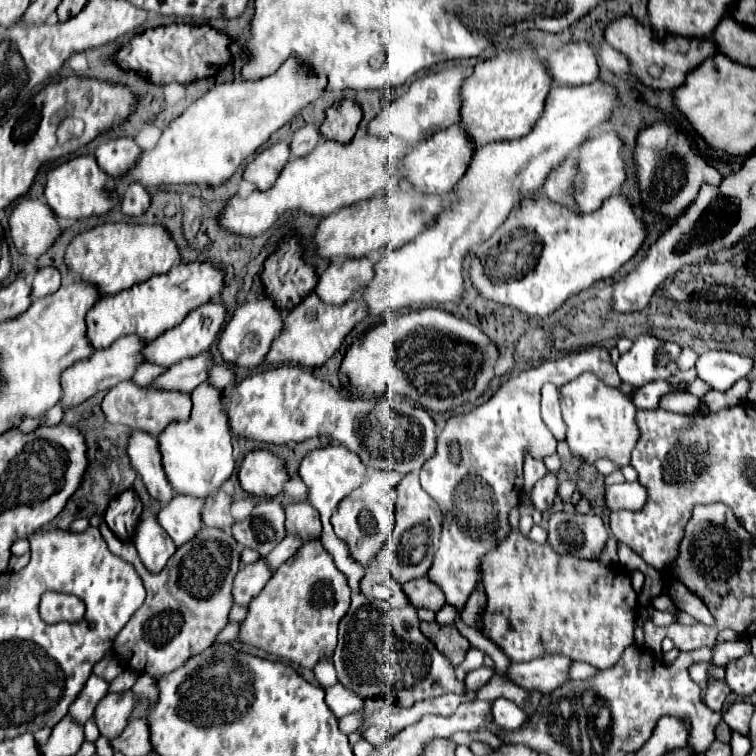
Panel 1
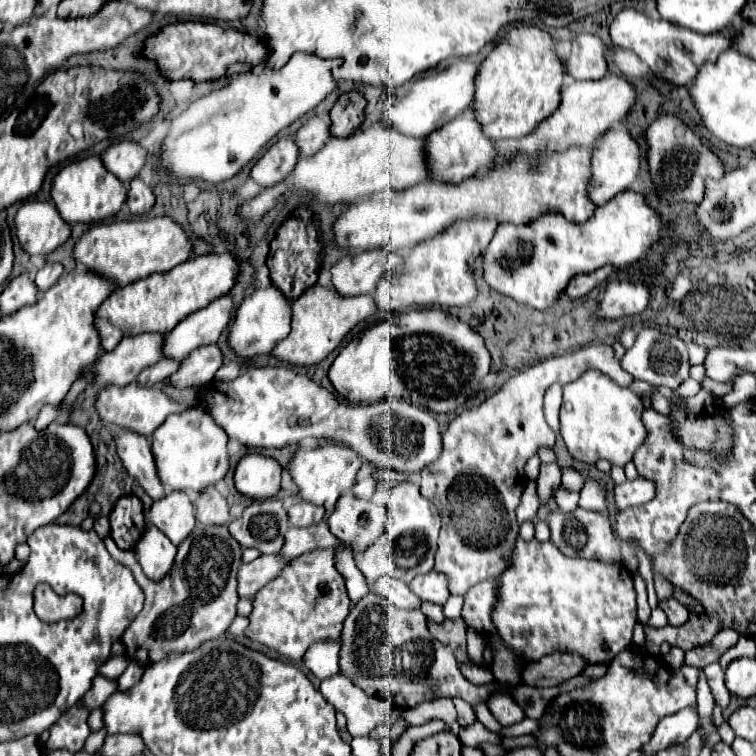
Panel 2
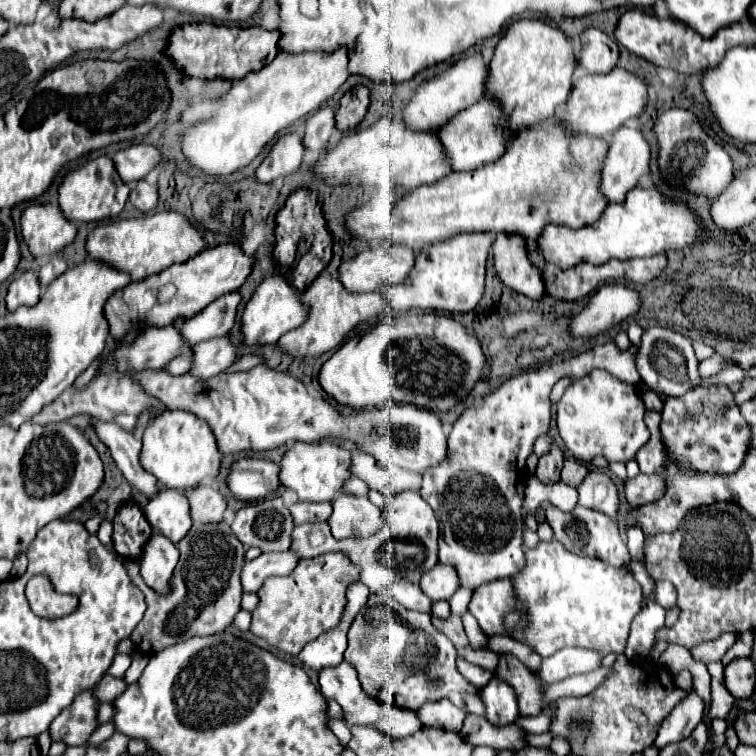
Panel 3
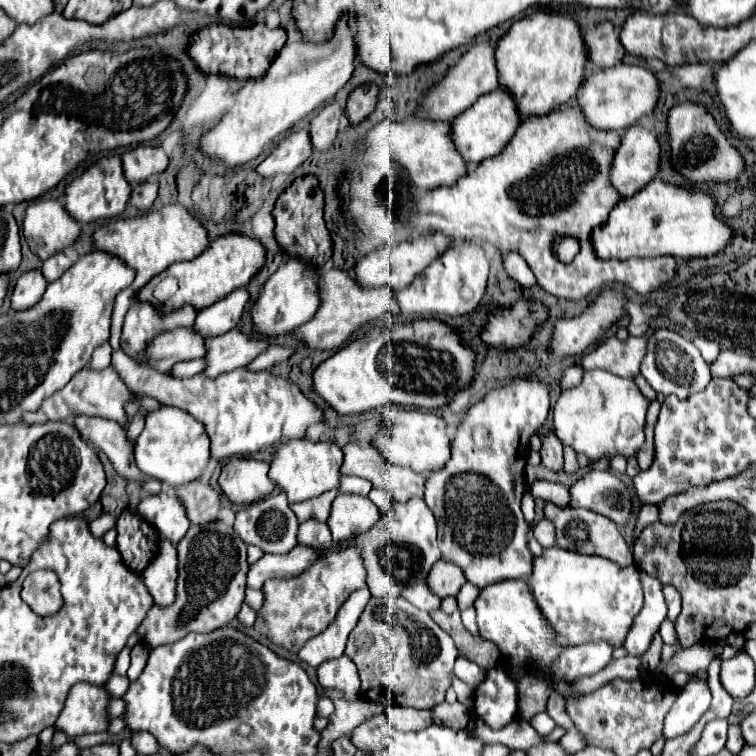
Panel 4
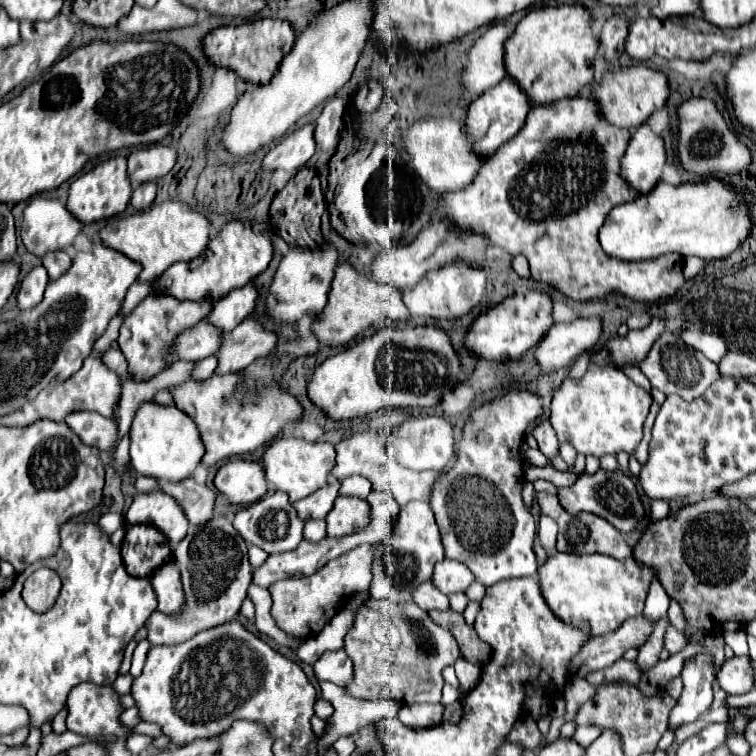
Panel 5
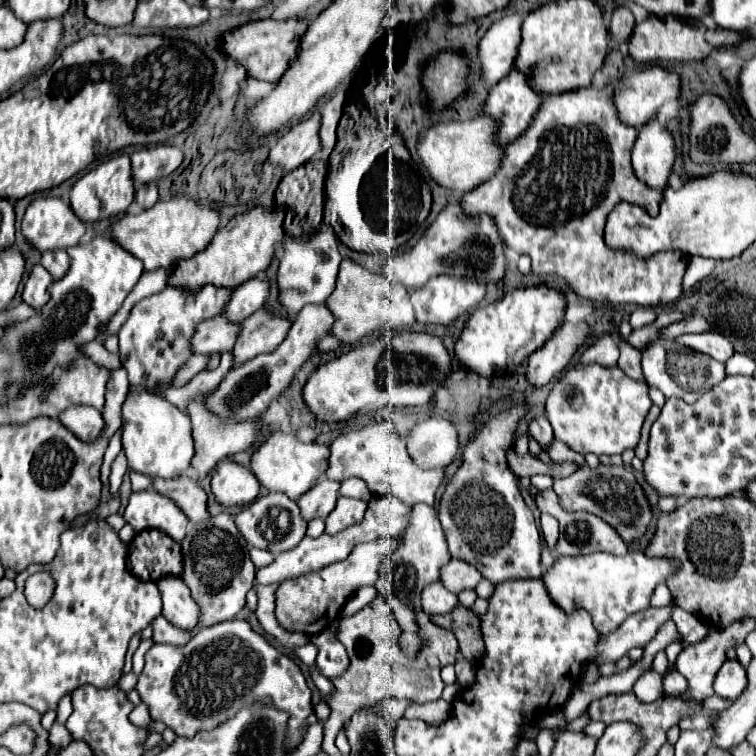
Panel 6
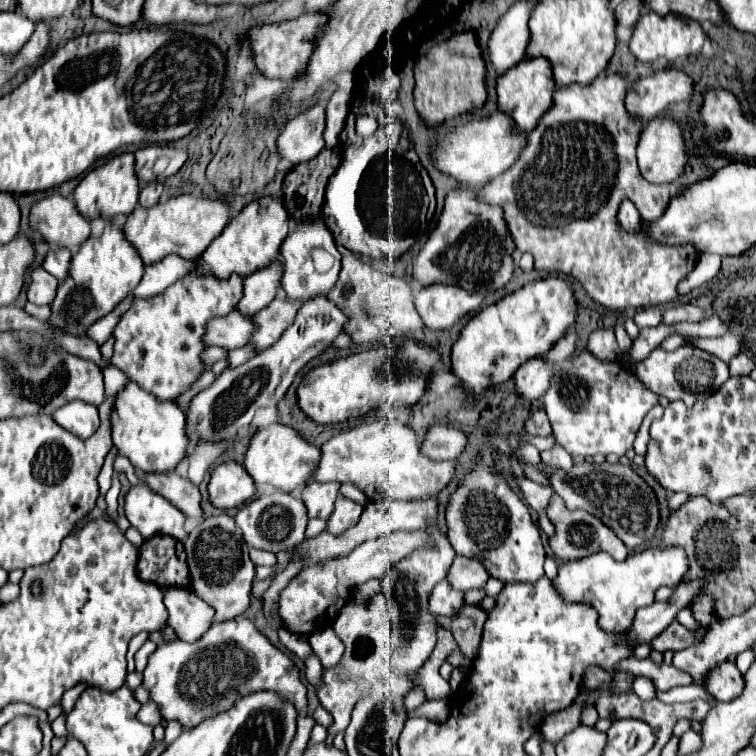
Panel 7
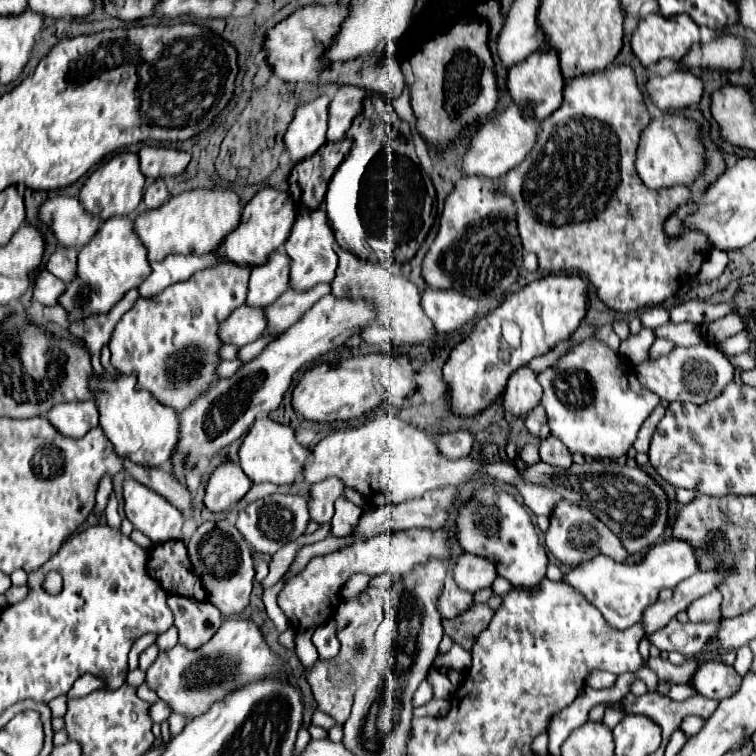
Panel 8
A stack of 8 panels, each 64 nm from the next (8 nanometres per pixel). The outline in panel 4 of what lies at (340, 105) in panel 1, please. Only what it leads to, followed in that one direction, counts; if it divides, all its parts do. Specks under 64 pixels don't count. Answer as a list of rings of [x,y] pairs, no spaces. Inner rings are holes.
[[[360,88],[356,90],[356,92],[352,92],[350,94],[350,98],[348,98],[348,102],[350,104],[346,104],[346,118],[348,118],[348,122],[354,126],[354,124],[358,124],[358,122],[362,122],[360,118],[356,118],[356,116],[368,116],[372,110],[374,110],[374,106],[376,106],[376,92],[378,92],[378,88],[372,88],[372,90],[364,90],[362,88],[362,96],[360,96]]]

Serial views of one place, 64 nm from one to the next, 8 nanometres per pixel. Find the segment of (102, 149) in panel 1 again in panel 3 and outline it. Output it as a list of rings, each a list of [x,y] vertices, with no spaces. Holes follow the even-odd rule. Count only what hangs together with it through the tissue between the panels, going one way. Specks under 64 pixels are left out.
[[[130,144],[112,156],[114,168],[126,184],[142,180],[160,162],[160,152],[148,144]]]

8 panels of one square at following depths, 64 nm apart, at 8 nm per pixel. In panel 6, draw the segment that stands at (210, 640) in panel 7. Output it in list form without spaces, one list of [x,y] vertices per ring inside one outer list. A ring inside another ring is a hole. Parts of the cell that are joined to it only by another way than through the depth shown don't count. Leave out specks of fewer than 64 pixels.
[[[228,620],[204,628],[184,646],[154,644],[146,652],[146,666],[136,690],[148,706],[150,718],[164,722],[180,738],[192,738],[200,730],[216,728],[240,708],[254,706],[268,696],[272,708],[288,712],[284,748],[294,752],[304,740],[306,718],[312,714],[312,690],[298,664],[270,646],[246,620]]]

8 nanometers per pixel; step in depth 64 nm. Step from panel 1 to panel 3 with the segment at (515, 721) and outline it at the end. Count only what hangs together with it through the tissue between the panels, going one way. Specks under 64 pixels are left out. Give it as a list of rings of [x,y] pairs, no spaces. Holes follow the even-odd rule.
[[[496,676],[480,690],[480,698],[486,704],[486,718],[494,726],[508,726],[520,716],[514,690]]]

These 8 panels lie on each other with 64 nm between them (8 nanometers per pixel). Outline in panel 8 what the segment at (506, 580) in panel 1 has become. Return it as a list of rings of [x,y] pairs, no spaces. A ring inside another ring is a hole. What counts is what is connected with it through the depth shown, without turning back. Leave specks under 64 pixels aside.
[[[666,540],[652,546],[644,558],[634,564],[614,562],[608,556],[596,556],[566,572],[564,582],[568,582],[568,586],[578,590],[590,604],[594,604],[610,626],[626,630],[634,622],[640,622],[642,610],[656,602],[662,588],[676,588],[680,580],[692,576],[694,572],[698,572],[698,562],[692,546],[684,540]]]

